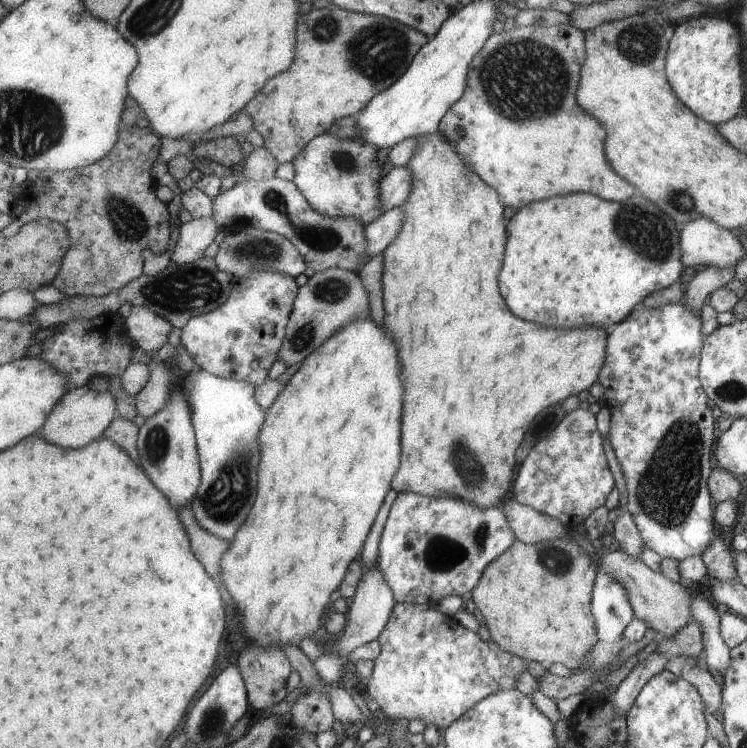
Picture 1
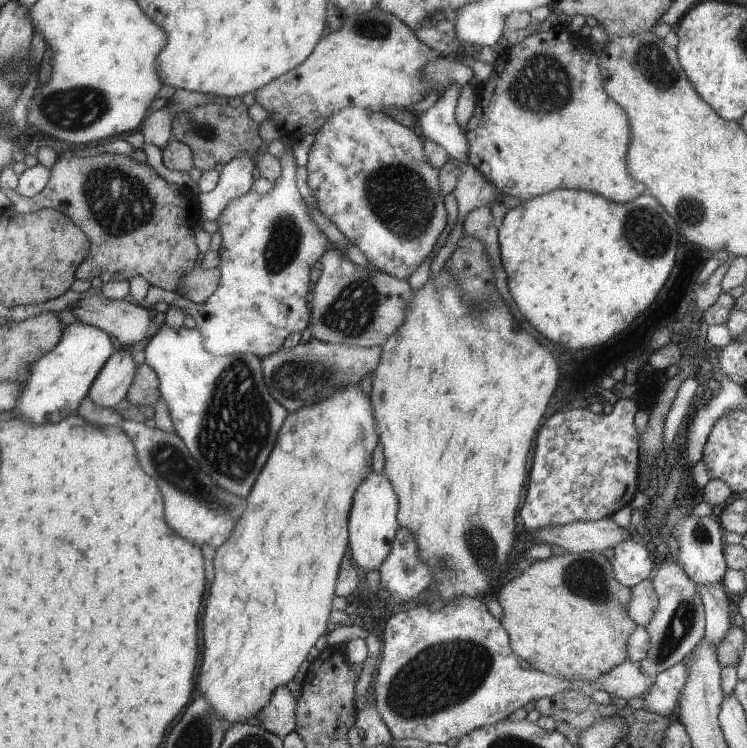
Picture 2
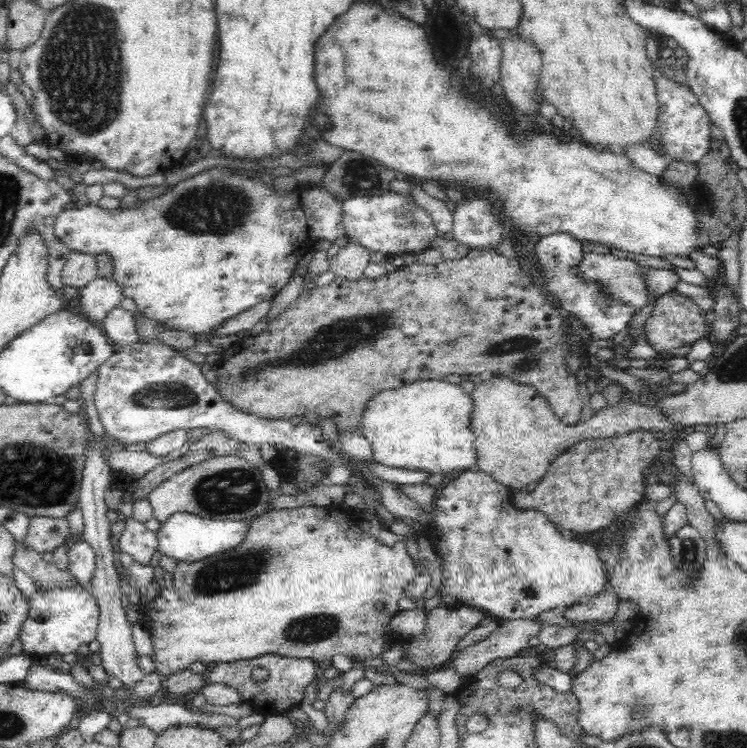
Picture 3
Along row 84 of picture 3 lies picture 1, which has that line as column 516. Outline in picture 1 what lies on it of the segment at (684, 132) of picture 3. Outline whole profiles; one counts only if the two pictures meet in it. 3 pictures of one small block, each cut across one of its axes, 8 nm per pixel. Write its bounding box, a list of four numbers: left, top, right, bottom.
[368,605,528,731]

